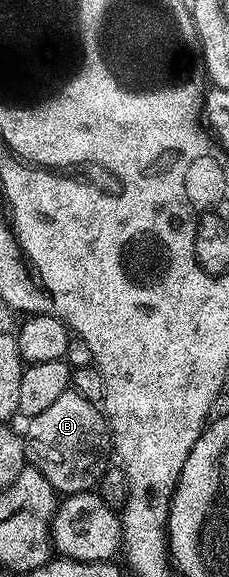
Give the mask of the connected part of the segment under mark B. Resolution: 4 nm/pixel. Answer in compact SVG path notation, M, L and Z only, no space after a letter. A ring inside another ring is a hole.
M74 389L61 393L61 397L57 397L57 401L49 405L49 409L44 409L42 413L37 413L37 417L26 420L25 426L27 426L26 458L30 466L35 467L60 496L66 497L92 490L102 475L107 472L109 466L107 454L110 456L113 451L107 416L103 414L100 404L85 401L85 397L81 397L81 393L77 393Z

